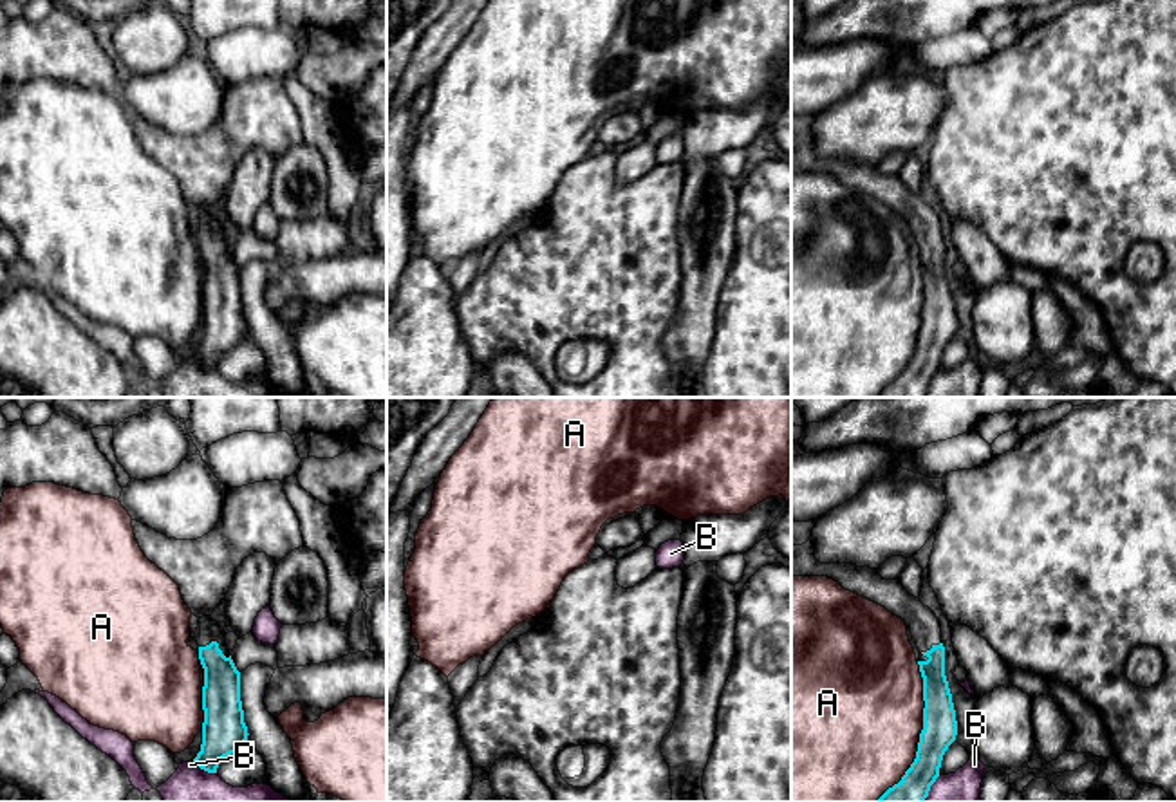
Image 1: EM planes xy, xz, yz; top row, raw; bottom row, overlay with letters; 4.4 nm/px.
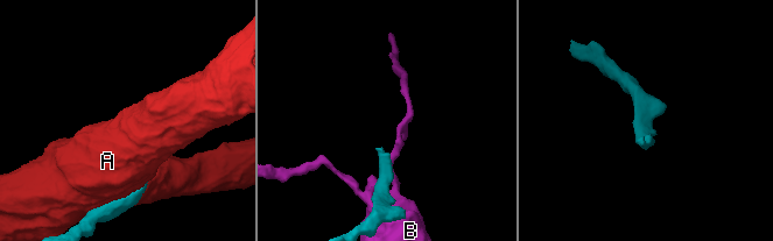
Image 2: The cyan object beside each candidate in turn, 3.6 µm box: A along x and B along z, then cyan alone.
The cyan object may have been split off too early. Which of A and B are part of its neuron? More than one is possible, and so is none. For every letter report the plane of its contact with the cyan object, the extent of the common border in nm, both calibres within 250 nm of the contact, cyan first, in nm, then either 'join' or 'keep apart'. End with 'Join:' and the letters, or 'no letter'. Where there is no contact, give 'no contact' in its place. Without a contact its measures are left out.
A: yz | 650 nm | 160/500 nm | keep apart
B: xy | 130 nm | 190/280 nm | keep apart
Join: no letter

